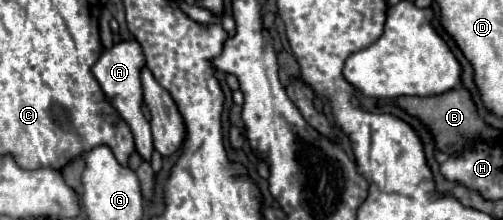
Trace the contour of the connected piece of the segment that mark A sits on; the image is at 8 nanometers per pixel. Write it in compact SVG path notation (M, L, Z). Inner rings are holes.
M136 39L122 41L114 45L110 51L104 51L100 59L92 65L92 75L96 77L104 97L110 101L110 105L120 113L120 117L130 125L134 139L136 139L136 151L142 155L142 159L150 161L154 143L152 143L152 133L150 125L144 119L140 107L142 107L142 85L140 85L140 69L144 67L144 55Z

